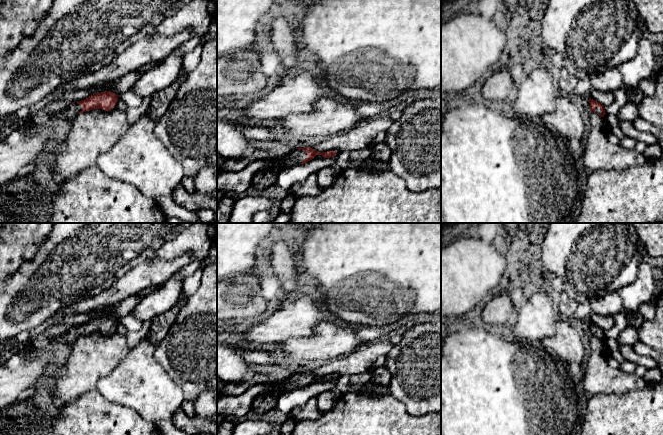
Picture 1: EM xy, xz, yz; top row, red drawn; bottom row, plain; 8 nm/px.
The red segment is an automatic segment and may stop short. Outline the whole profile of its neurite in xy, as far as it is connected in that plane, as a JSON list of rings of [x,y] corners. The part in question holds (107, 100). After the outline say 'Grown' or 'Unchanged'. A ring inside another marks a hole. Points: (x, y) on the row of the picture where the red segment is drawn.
[[[111,91],[96,93],[79,102],[71,102],[66,109],[60,113],[53,114],[50,118],[60,118],[73,121],[78,114],[90,111],[92,109],[102,109],[109,111],[114,108],[118,102],[118,96],[119,95]]]. Grown

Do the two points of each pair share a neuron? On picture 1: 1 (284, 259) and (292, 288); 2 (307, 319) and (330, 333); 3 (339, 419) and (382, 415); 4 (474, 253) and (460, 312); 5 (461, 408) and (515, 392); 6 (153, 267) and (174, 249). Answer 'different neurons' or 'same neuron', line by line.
1: same neuron
2: different neurons
3: same neuron
4: same neuron
5: same neuron
6: different neurons

